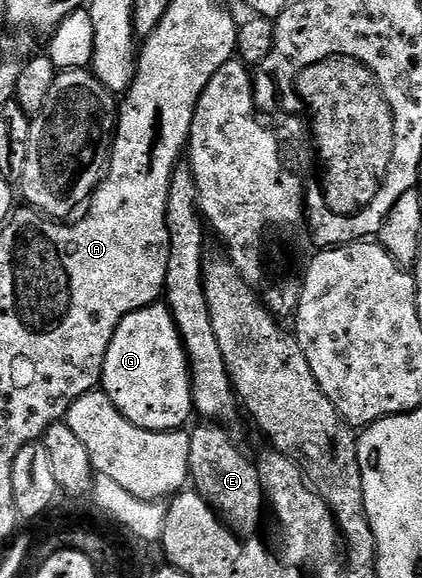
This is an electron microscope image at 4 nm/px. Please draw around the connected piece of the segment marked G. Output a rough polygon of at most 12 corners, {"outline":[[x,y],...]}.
{"outline":[[166,305],[112,333],[101,390],[132,425],[185,428],[190,363]]}

